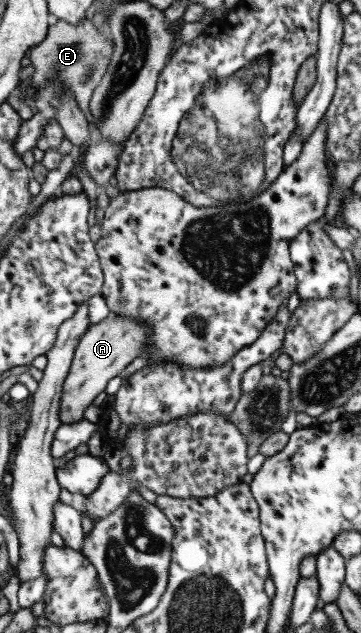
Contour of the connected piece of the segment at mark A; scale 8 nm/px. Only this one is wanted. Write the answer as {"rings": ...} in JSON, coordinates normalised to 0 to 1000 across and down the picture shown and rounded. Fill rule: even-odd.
{"rings":[[[305,494],[296,502],[269,512],[249,512],[238,528],[227,529],[205,556],[202,570],[177,599],[177,616],[166,627],[166,649],[161,664],[169,670],[222,668],[233,664],[233,648],[277,619],[288,619],[294,607],[338,594],[343,583],[371,566],[388,562],[404,551],[404,536],[416,532],[416,521],[404,509],[377,502]]]}

